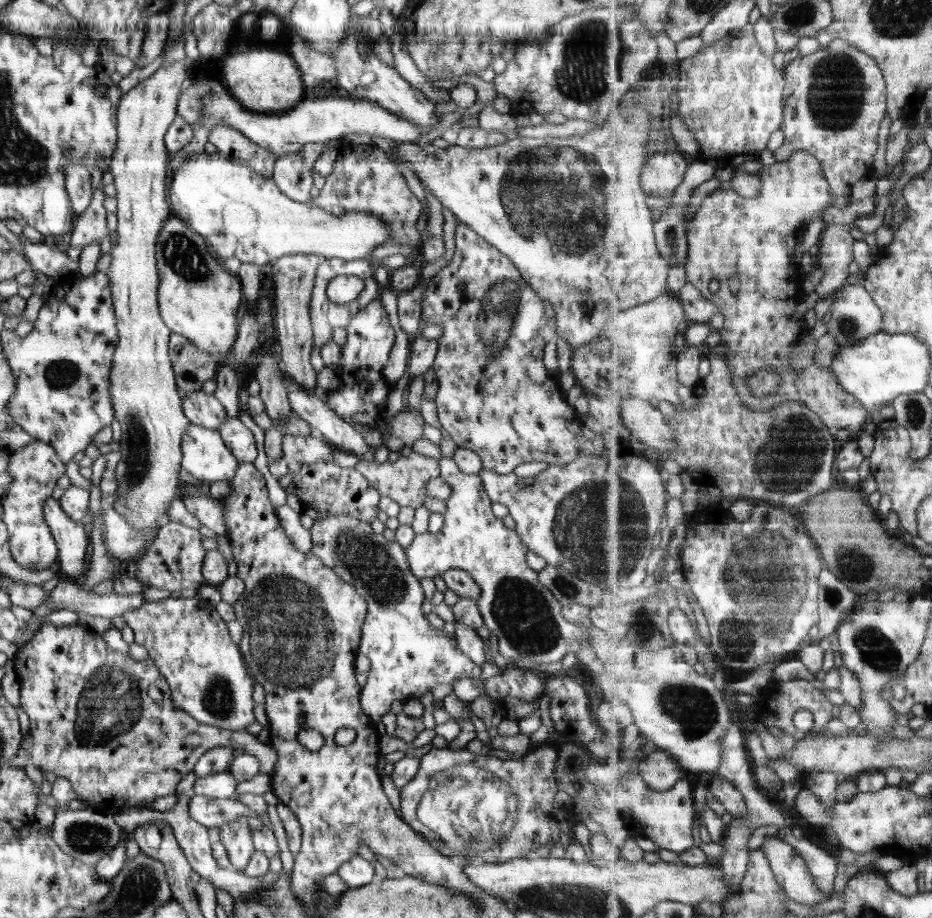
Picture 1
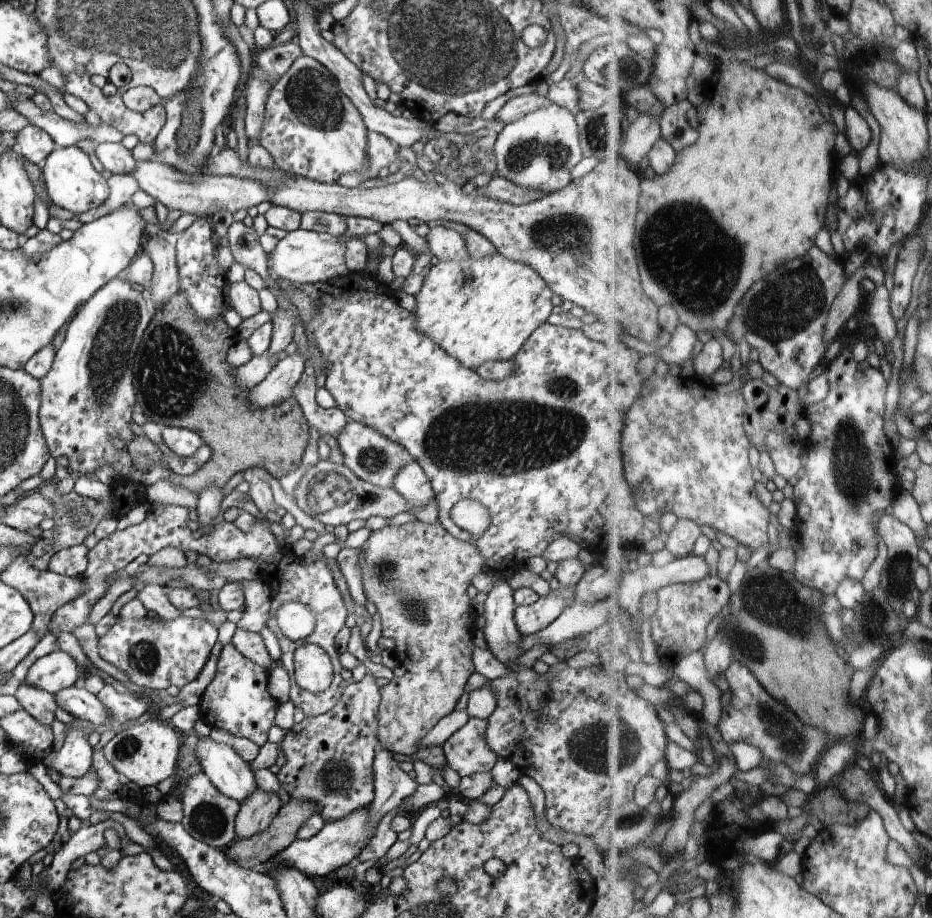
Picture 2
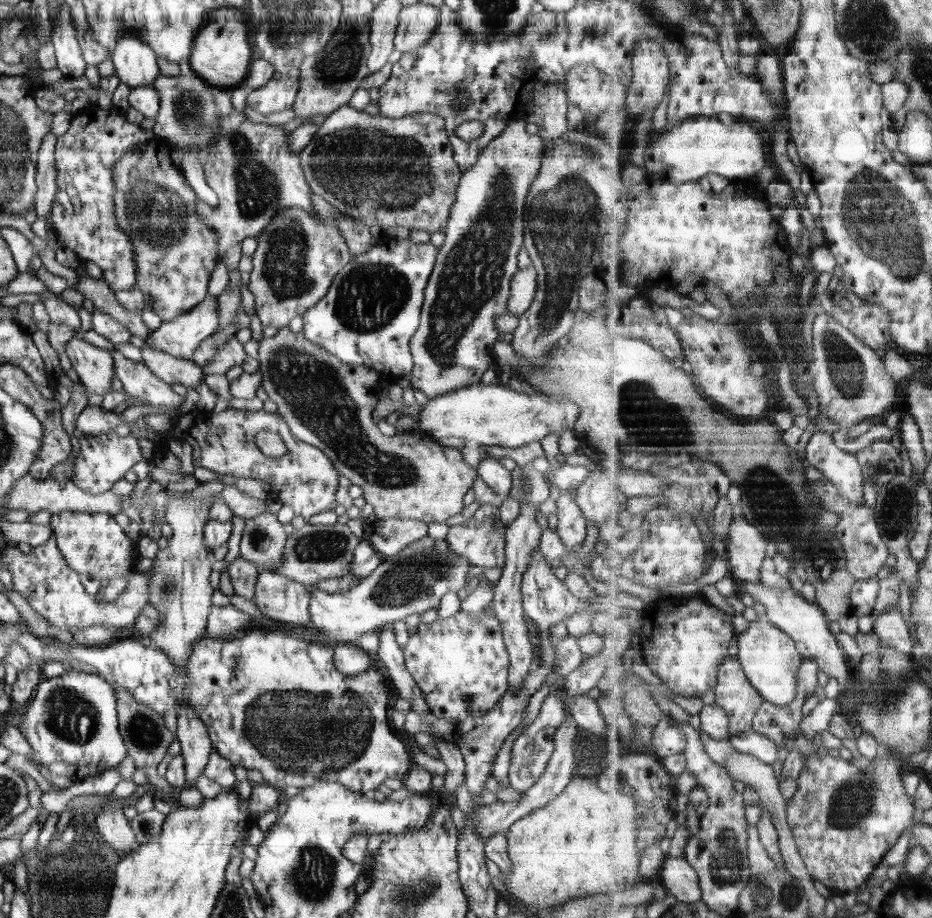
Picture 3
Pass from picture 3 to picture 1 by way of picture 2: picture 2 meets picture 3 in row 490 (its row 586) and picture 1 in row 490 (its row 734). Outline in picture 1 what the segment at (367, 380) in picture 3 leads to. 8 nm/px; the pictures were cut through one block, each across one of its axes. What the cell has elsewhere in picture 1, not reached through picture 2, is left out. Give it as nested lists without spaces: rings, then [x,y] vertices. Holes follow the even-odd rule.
[[[412,451],[408,457],[401,457],[396,462],[386,461],[378,463],[374,460],[368,462],[365,459],[359,460],[355,469],[364,475],[364,478],[379,492],[379,496],[389,496],[401,507],[410,507],[416,510],[425,504],[426,481],[430,478],[439,476],[440,469],[436,459],[421,455]]]

